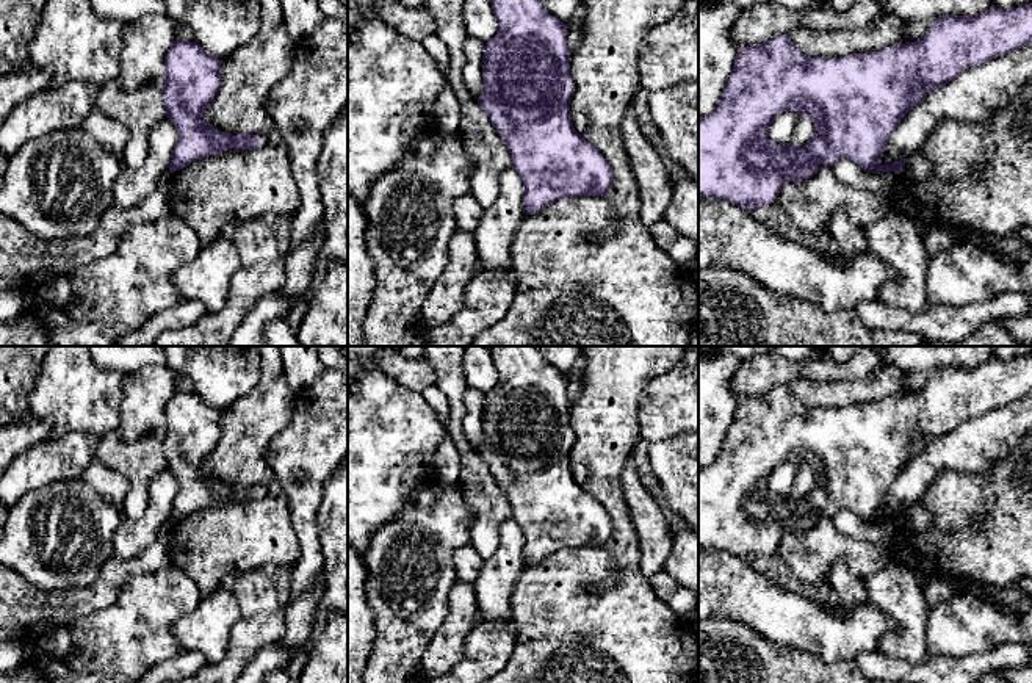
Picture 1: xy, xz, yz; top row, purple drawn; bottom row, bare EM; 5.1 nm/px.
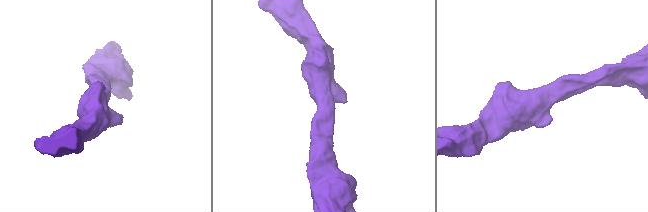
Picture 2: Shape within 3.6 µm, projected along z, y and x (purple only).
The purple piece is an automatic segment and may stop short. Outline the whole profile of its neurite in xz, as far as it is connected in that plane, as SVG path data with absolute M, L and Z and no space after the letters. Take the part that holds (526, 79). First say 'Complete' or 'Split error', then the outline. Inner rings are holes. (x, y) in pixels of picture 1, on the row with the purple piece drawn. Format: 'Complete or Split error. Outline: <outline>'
Complete. Outline: M490 0L498 20L496 34L482 55L484 92L478 97L525 185L525 211L534 215L561 197L604 196L612 169L604 157L573 127L570 100L568 25L551 16L540 0Z

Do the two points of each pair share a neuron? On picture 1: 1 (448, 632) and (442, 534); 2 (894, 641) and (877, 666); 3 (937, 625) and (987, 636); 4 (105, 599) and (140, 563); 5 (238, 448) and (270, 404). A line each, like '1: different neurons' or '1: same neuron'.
1: different neurons
2: different neurons
3: same neuron
4: same neuron
5: same neuron

